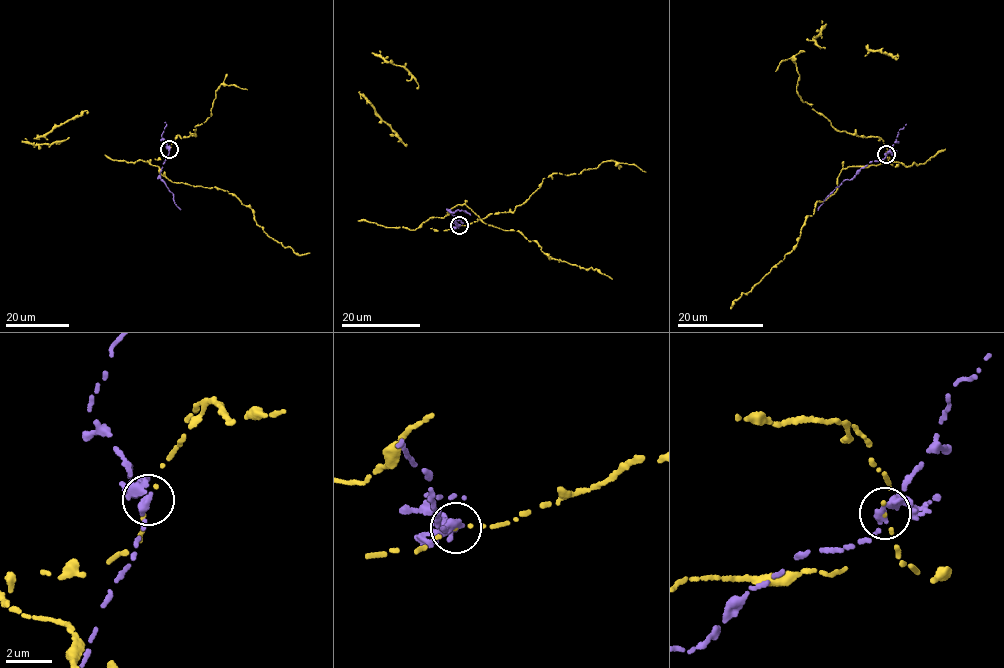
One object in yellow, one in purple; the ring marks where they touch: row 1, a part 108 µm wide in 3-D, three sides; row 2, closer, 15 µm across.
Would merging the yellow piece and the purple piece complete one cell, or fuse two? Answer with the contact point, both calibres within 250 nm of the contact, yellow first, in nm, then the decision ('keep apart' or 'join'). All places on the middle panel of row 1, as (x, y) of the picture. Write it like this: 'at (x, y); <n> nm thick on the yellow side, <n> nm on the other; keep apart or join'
at (459, 225); 140 nm thick on the yellow side, 280 nm on the other; keep apart

